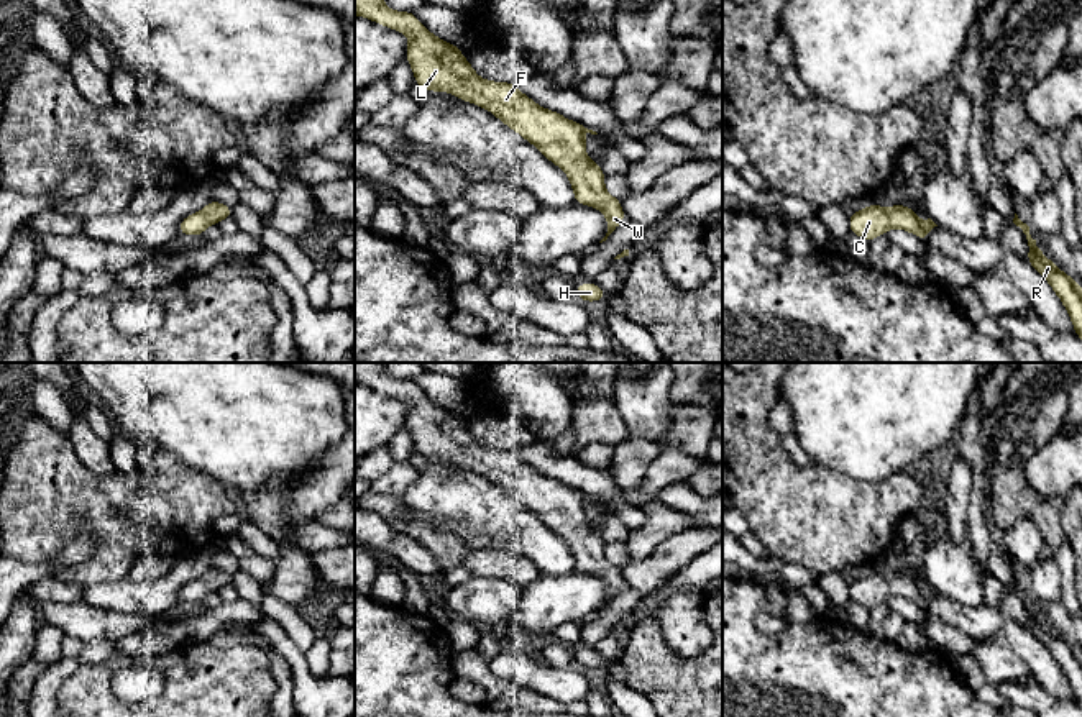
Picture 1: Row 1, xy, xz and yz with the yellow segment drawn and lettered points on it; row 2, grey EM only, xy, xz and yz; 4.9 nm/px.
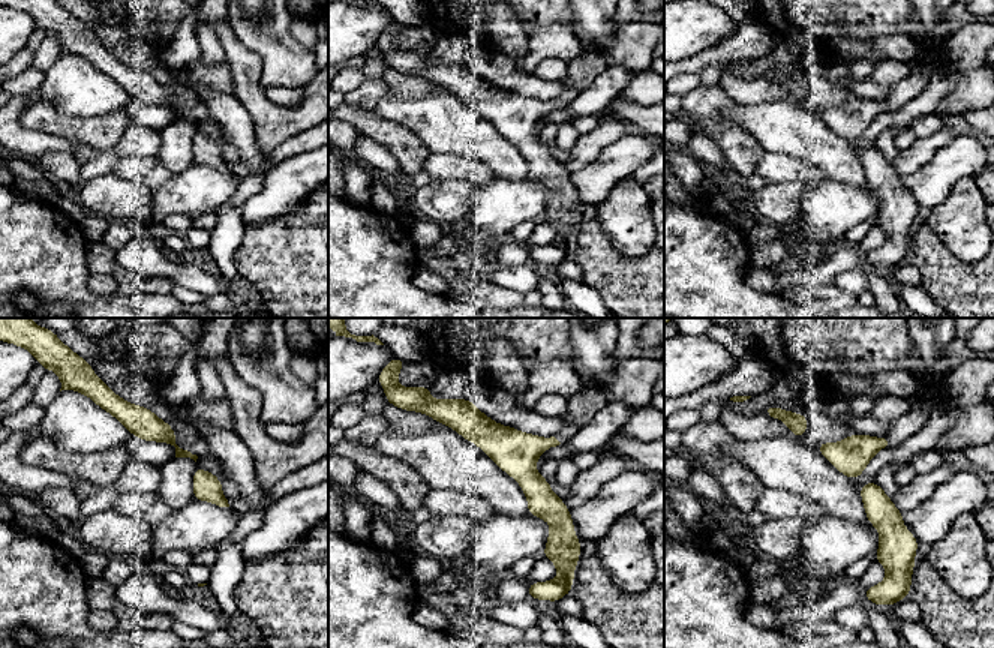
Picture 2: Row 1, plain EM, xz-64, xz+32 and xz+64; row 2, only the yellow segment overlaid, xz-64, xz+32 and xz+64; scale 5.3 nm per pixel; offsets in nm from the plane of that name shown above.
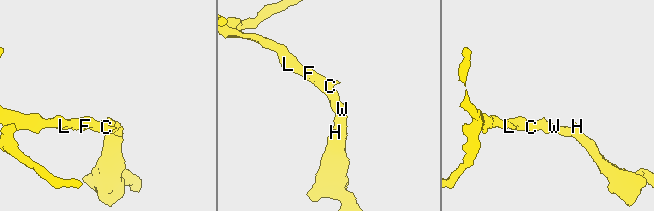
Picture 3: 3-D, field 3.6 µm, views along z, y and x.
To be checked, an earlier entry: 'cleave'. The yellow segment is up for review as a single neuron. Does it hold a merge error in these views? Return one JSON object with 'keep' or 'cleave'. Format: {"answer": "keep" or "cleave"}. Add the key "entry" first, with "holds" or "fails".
{"entry": "fails", "answer": "keep"}

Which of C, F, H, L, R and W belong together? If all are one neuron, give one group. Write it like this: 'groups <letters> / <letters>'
groups C F H L R W

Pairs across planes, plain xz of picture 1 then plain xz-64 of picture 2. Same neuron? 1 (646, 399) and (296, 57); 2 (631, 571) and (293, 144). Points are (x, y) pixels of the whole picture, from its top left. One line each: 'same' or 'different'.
1: same
2: same

